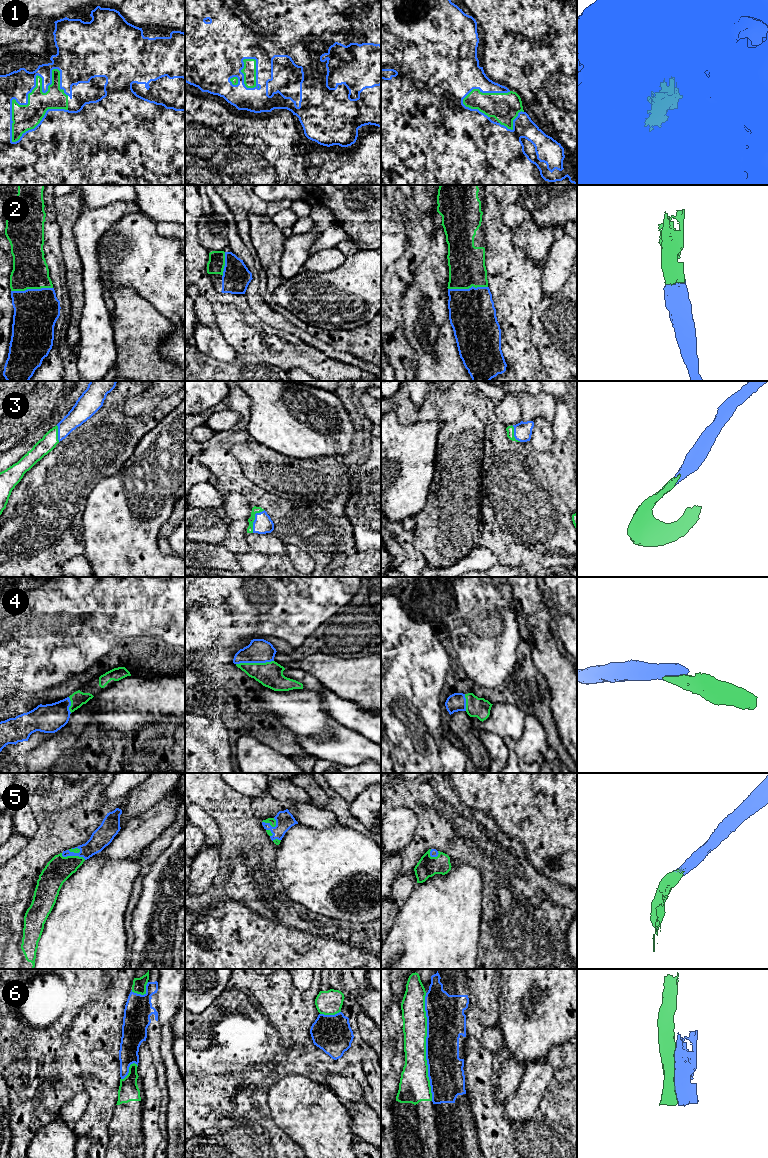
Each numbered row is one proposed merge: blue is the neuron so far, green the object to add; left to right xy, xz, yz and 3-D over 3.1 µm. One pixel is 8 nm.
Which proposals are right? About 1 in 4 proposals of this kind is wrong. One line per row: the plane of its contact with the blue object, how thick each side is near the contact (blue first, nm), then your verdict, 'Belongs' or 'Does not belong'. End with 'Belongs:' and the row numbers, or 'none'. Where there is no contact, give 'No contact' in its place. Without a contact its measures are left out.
1: Touches blue in xy. Thickness 220 nm (blue) against 200 nm. Belongs
2: Touches blue in xy. Thickness 360 nm (blue) against 280 nm. Belongs
3: Touches blue in xz. Thickness 150 nm (blue) against 50 nm. Belongs
4: Touches blue in xz. Thickness 190 nm (blue) against 200 nm. Belongs
5: Touches blue in xy. Thickness 150 nm (blue) against 200 nm. Belongs
6: Touches blue in yz. Thickness 300 nm (blue) against 200 nm. Does not belong
Belongs: 1, 2, 3, 4, 5

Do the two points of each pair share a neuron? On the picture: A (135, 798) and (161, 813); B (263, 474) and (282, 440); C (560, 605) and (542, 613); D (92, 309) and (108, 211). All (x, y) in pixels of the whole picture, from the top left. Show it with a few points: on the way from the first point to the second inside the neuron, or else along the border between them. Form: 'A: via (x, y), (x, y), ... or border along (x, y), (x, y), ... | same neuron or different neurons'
A: border along (168, 792), (152, 806), (130, 820) | different neurons
B: border along (252, 438), (273, 450) | different neurons
C: border along (553, 609), (554, 622), (552, 631), (554, 633) | different neurons
D: via (92, 285), (91, 235) | same neuron

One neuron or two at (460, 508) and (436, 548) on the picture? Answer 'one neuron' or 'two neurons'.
one neuron

